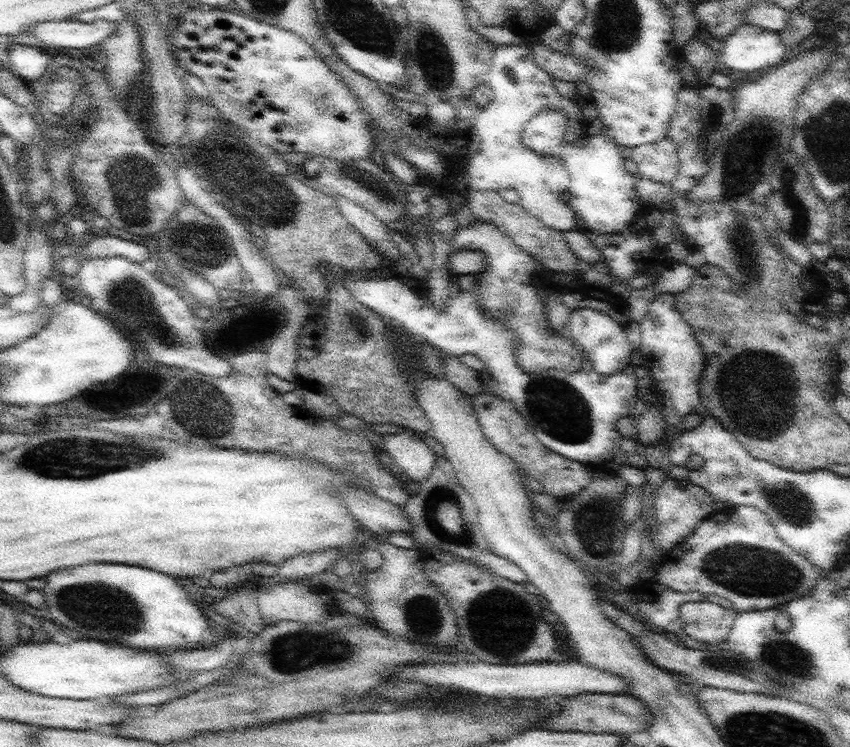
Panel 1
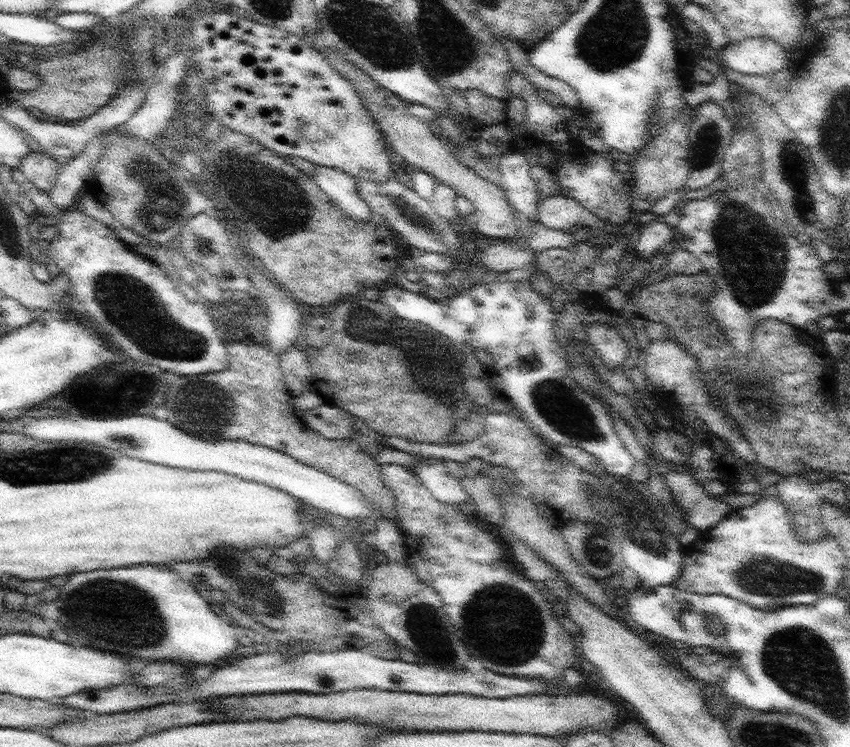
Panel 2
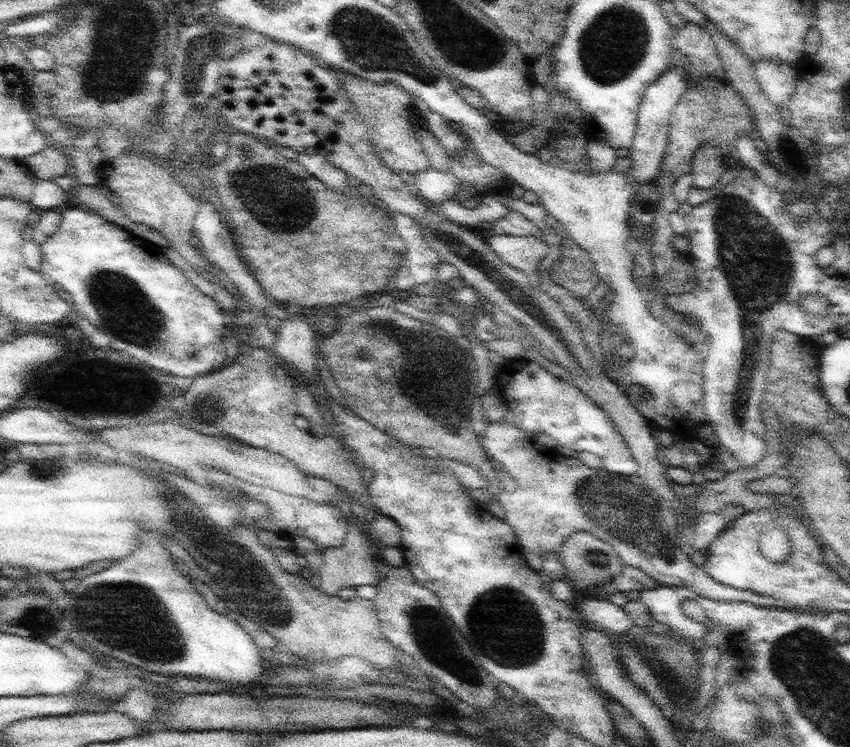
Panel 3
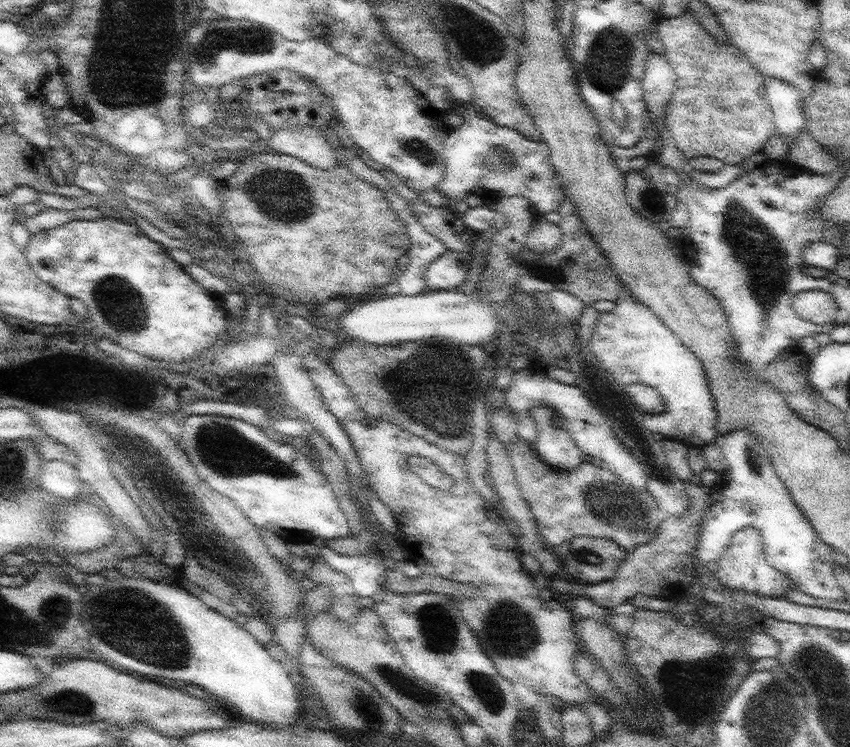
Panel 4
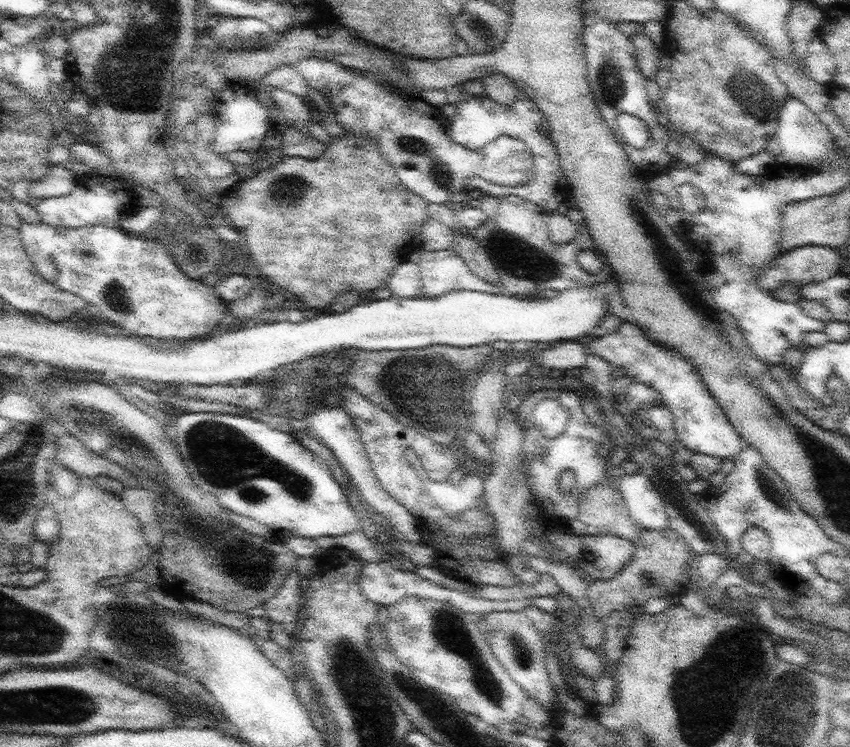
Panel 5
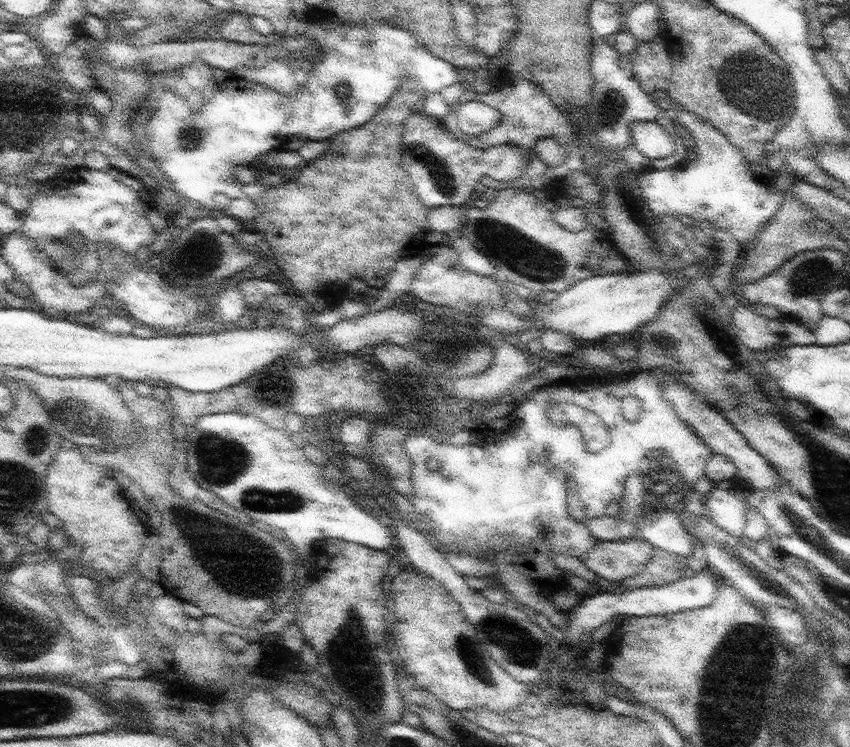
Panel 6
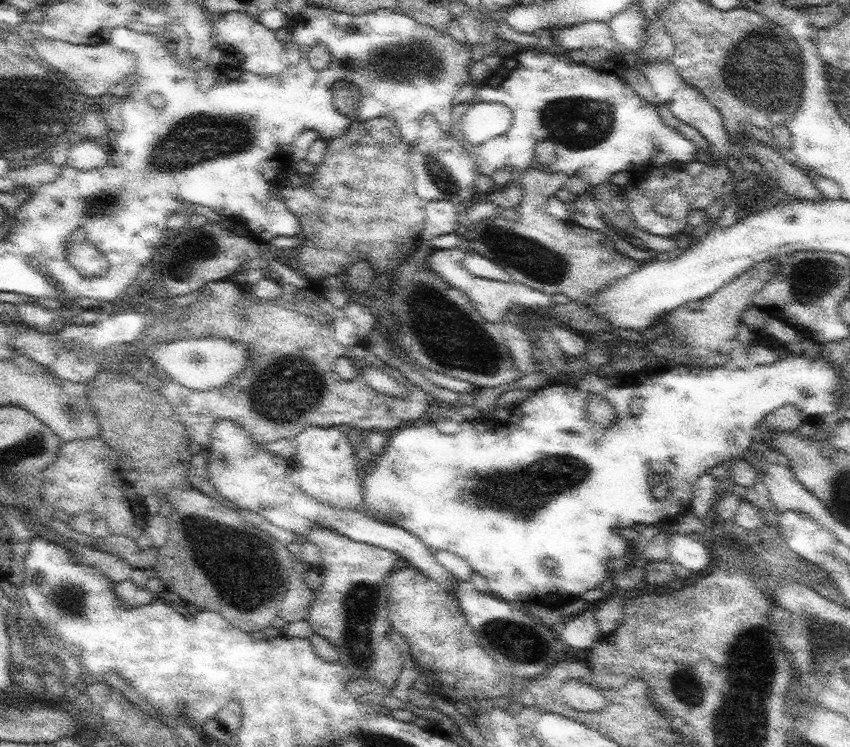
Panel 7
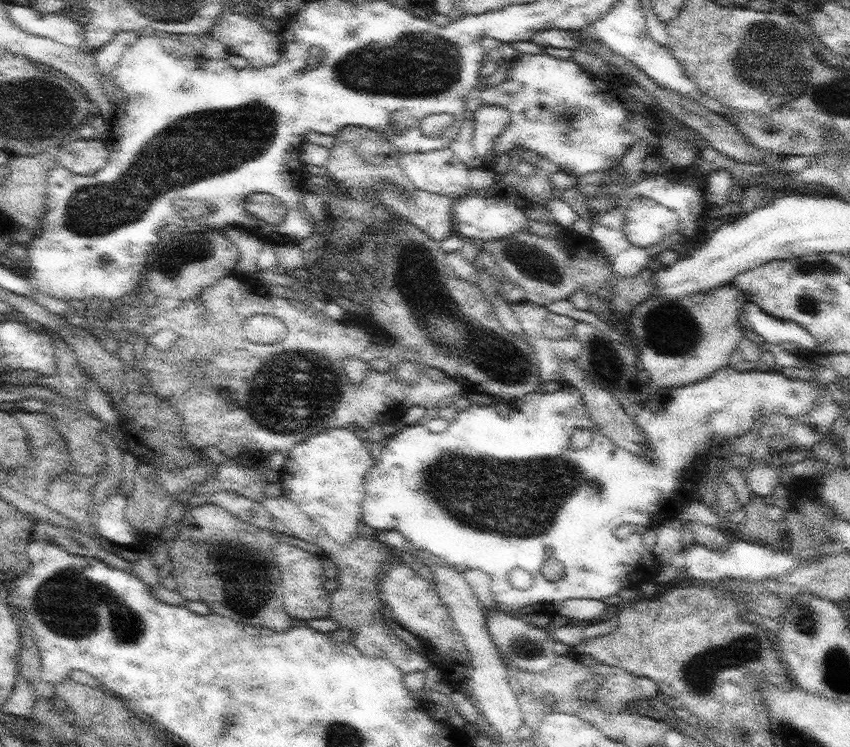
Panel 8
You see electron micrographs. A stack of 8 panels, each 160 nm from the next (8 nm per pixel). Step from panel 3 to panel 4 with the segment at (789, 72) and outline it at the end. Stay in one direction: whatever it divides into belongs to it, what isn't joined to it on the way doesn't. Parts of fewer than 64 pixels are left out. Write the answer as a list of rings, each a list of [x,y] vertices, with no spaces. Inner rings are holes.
[[[766,77],[766,99],[772,107],[777,136],[789,147],[806,127],[804,98],[796,86],[786,80]]]

